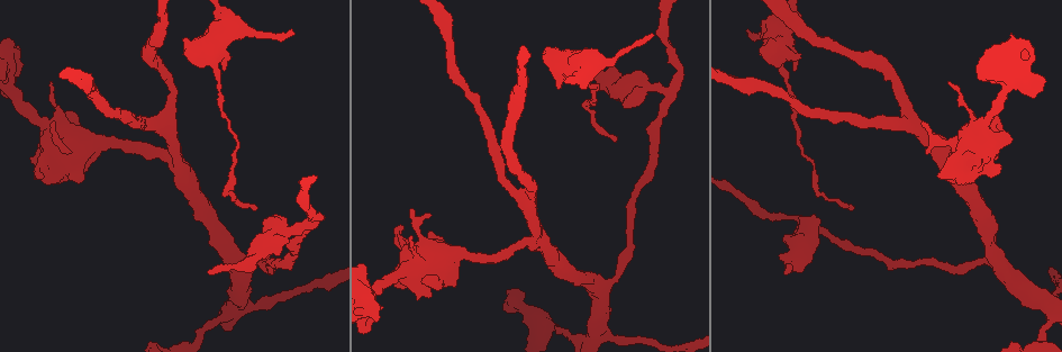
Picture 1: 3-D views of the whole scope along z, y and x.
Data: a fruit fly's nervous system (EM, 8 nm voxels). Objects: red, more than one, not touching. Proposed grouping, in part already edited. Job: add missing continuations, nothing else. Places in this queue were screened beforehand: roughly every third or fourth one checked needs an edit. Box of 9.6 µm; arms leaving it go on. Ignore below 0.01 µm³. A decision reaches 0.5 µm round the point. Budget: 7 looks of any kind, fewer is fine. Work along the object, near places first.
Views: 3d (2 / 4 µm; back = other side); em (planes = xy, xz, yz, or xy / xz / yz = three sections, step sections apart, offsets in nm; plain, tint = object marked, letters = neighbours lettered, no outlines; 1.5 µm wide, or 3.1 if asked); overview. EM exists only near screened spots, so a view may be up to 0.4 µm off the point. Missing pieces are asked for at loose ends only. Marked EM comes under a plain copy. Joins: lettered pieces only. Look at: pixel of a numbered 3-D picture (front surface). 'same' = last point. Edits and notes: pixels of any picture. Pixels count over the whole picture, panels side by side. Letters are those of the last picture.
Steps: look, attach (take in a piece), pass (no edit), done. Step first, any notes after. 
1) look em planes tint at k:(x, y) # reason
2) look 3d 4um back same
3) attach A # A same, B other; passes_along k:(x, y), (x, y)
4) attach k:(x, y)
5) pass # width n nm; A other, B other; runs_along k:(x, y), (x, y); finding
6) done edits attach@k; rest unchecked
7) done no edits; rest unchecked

look 3d 4um at 1:(748, 31) # an open end

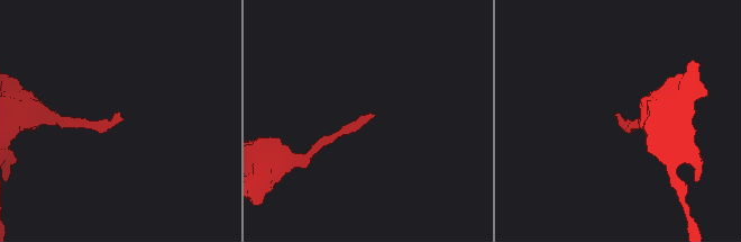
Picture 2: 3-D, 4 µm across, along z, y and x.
look em yz step 8 letters at 2:(618, 117) # now the EM

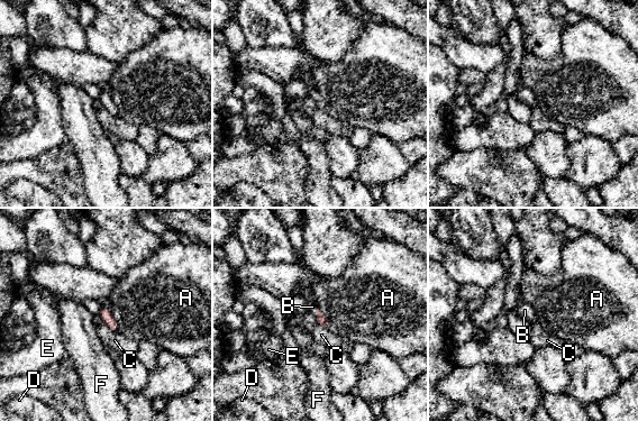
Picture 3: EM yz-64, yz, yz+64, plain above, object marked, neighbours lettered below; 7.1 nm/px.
look em planes letters same # another direction

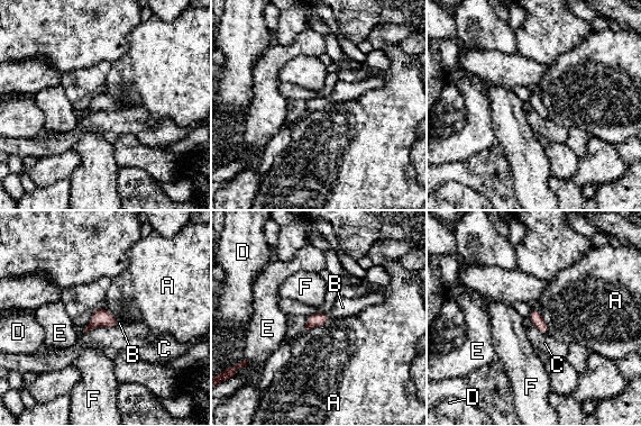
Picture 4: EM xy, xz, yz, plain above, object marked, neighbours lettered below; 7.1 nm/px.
attach 4:(342, 307) # longest_contact C 240 nm; A other, B same, C other, D other, E other, F other; passes_along 4:(318, 319), (328, 316), (342, 307); it goes on there

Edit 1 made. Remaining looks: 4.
look overview # redraw

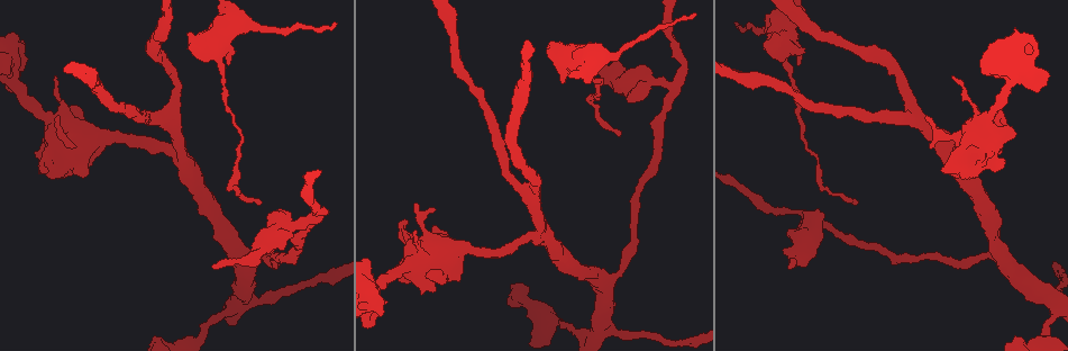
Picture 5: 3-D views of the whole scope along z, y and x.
look 3d 4um at 5:(954, 75) # free end

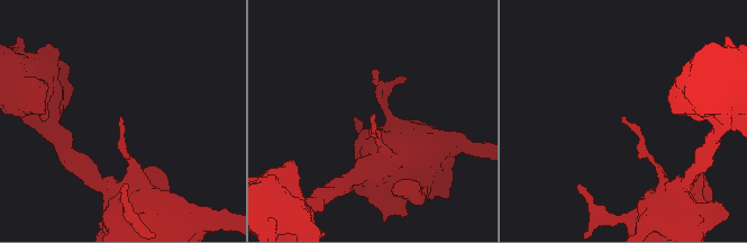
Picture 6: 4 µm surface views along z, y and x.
look em planes letters at 6:(121, 117)

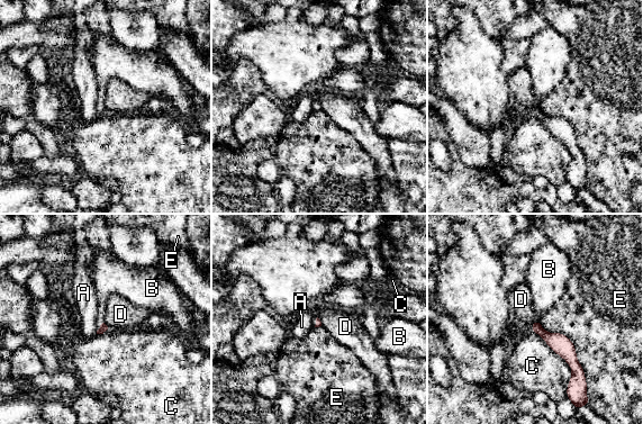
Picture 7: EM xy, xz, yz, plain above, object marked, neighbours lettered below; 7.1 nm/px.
pass # A other, B other, C other, D other, E other; runs_along 7:(536, 324), (570, 357), (578, 373); none of them fits

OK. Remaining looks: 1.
look em planes letters at 5:(22, 41)

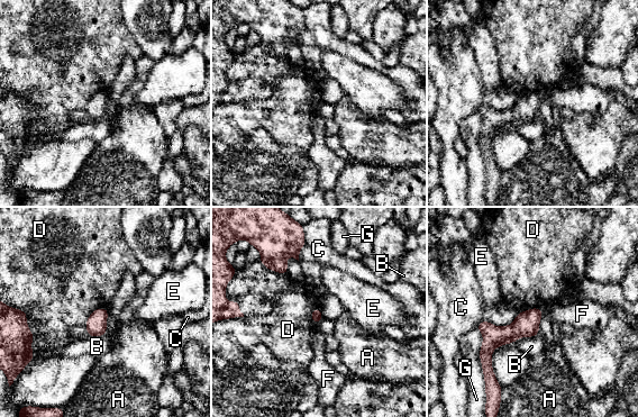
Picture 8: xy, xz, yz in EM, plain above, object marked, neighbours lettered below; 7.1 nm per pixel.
pass # A other, B other, C other, D other, E other, F other, G other; runs_along 8:(538, 311), (483, 354); none of them fits

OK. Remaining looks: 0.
done edits attach@4; rest unchecked

